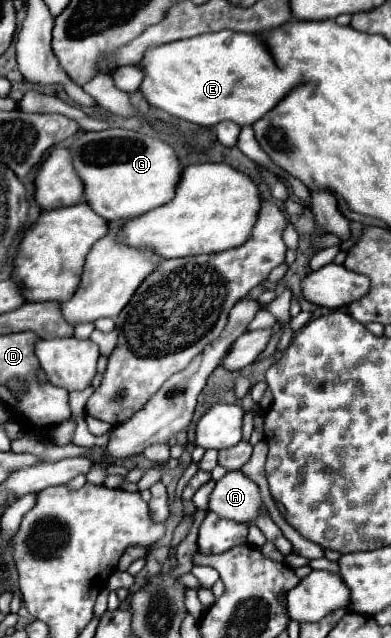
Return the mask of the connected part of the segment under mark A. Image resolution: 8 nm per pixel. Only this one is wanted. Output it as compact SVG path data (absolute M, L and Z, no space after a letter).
M239 470L227 472L213 488L209 496L209 512L221 518L235 520L239 524L251 524L265 512L265 504L259 486L243 476Z

